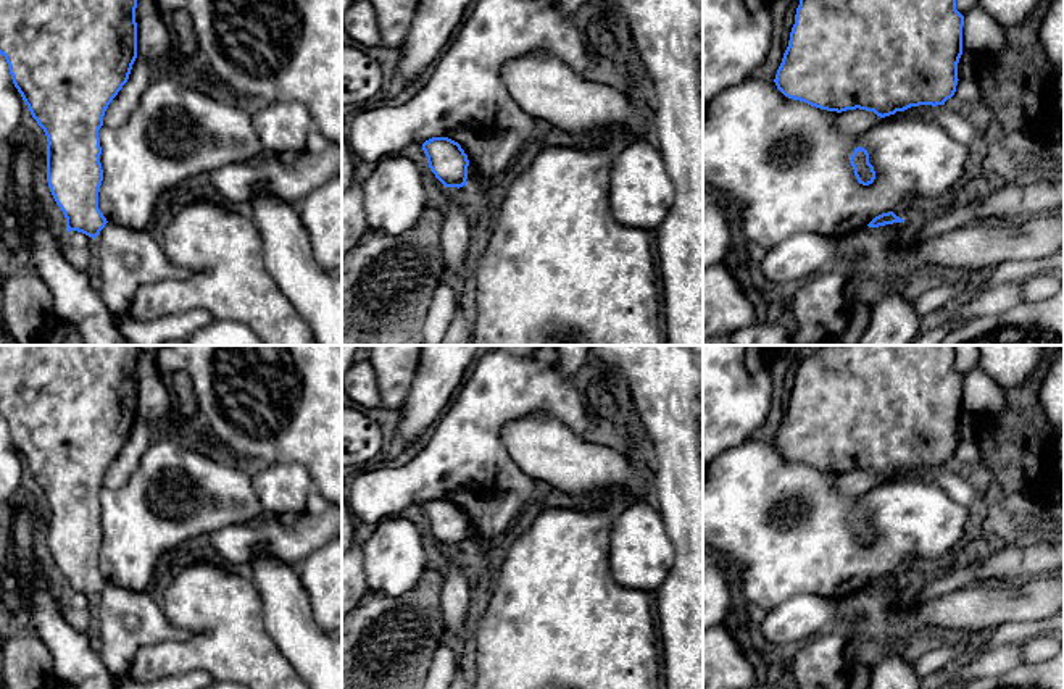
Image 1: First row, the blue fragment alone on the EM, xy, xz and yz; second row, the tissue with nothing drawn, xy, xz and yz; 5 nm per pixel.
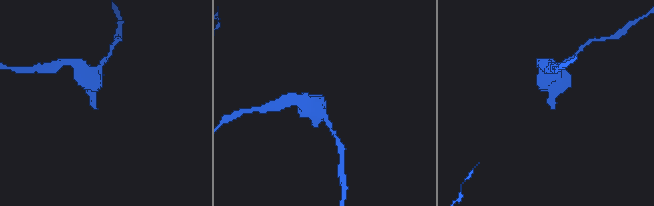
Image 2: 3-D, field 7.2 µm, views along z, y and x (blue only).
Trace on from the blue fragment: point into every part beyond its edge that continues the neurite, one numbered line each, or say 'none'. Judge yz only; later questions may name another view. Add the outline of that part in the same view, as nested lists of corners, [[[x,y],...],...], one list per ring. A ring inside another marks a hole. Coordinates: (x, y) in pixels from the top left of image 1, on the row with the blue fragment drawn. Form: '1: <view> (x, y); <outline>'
none

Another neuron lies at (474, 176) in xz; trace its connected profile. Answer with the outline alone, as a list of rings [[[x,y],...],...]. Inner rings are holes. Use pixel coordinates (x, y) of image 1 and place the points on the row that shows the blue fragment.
[[[469,163],[468,166],[468,179],[466,179],[466,186],[471,192],[471,195],[477,200],[482,202],[482,194],[477,192],[476,186],[485,179],[485,176],[480,174],[479,168],[474,166],[472,163]]]

